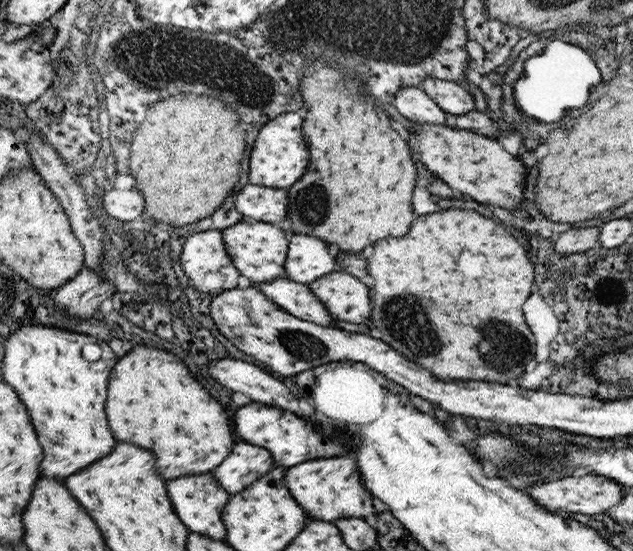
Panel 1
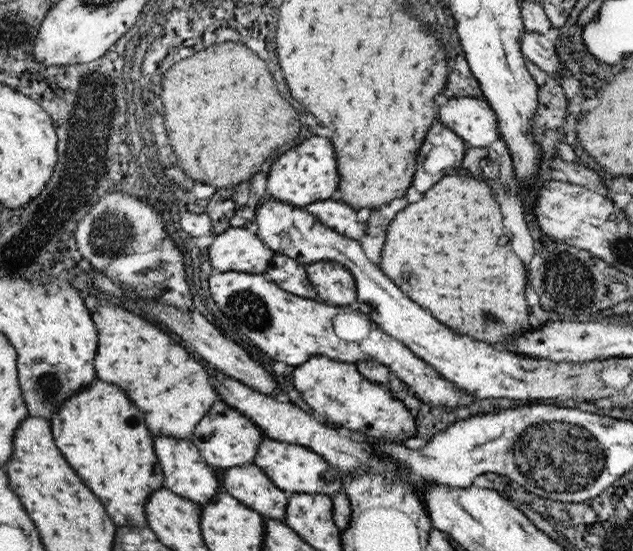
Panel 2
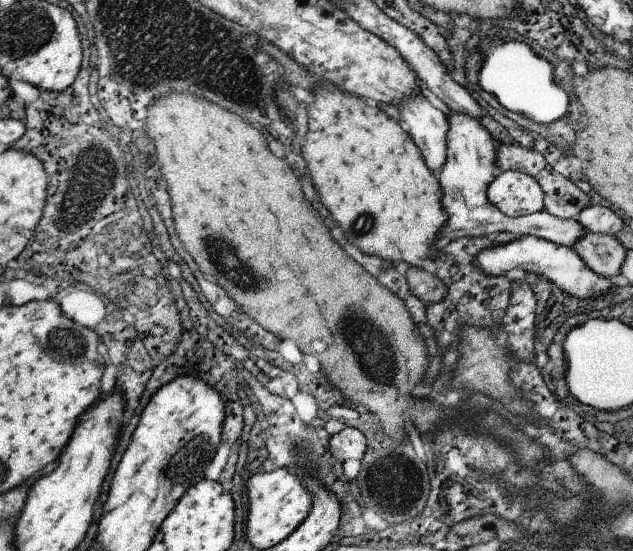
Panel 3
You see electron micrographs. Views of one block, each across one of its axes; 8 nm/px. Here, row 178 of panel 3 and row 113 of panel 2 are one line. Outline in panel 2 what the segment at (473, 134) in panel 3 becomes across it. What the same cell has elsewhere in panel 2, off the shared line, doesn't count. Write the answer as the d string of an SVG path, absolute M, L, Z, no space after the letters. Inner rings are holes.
M443 98L437 122L455 132L467 146L485 148L499 138L497 116L479 98Z

